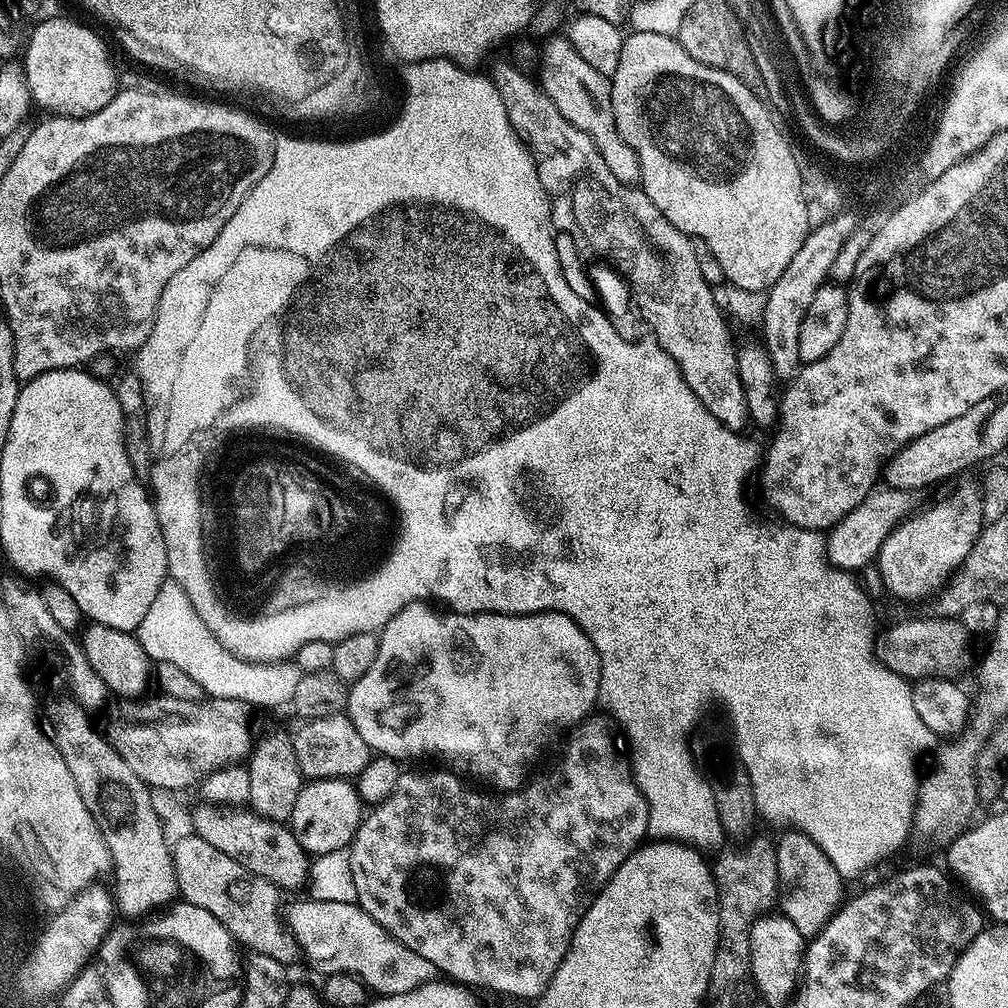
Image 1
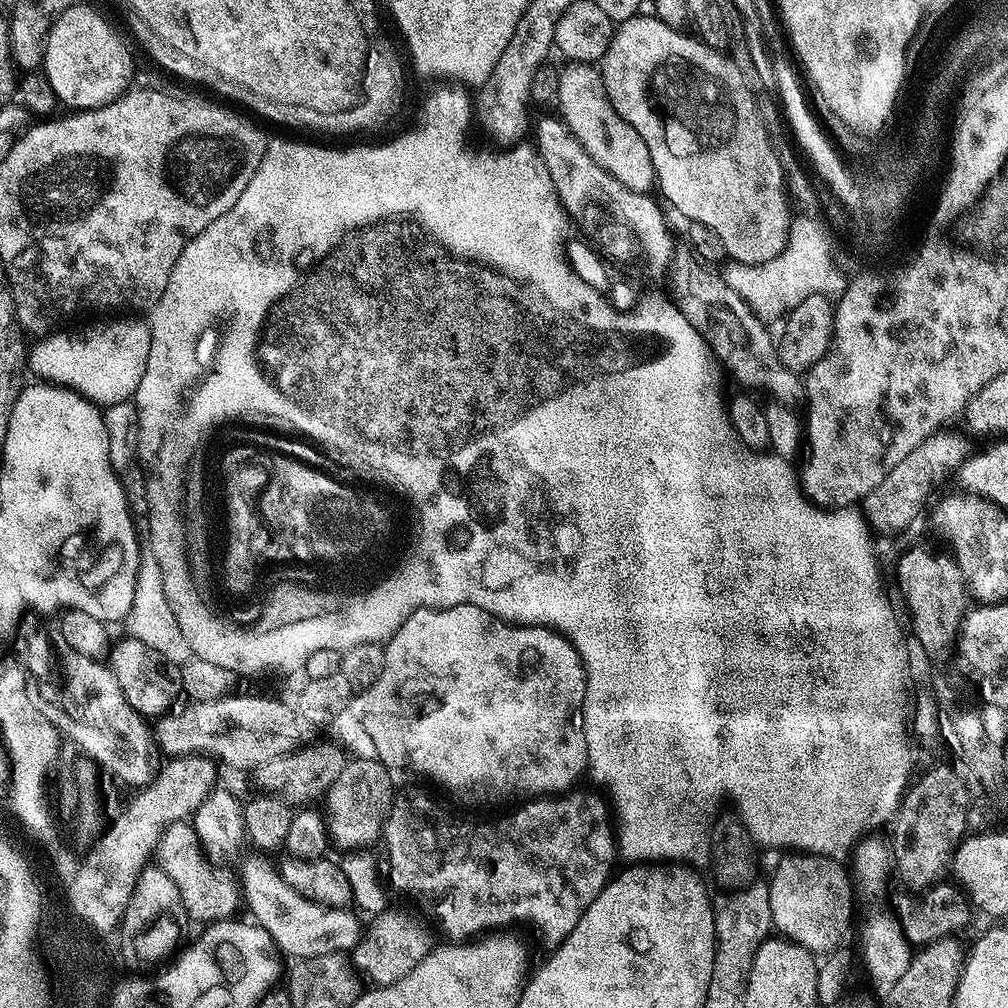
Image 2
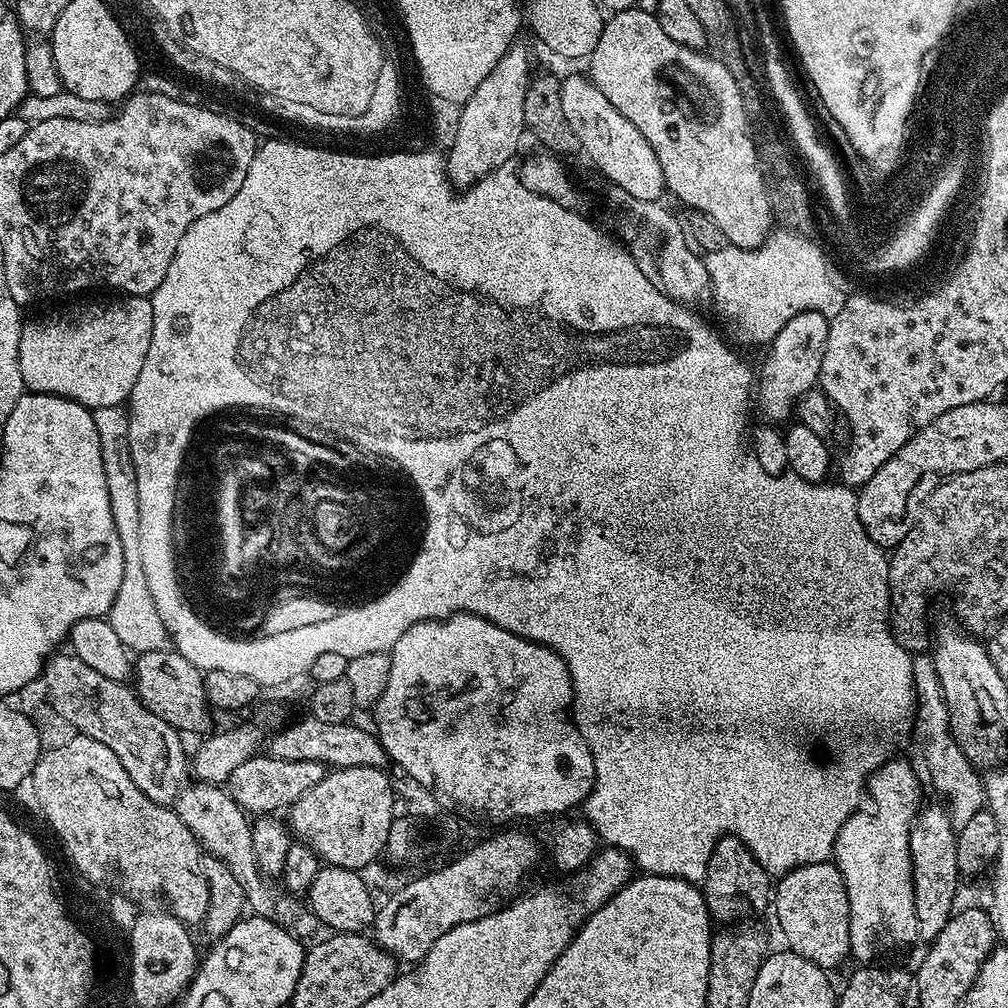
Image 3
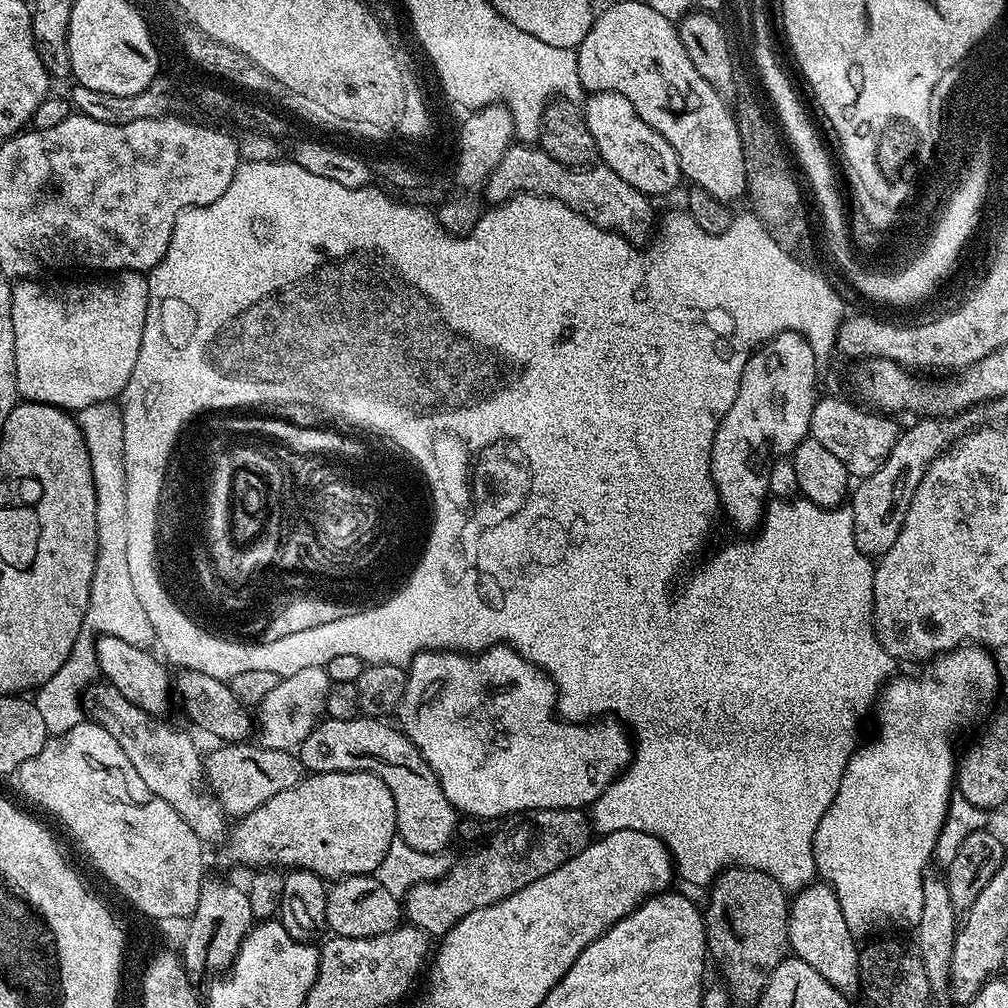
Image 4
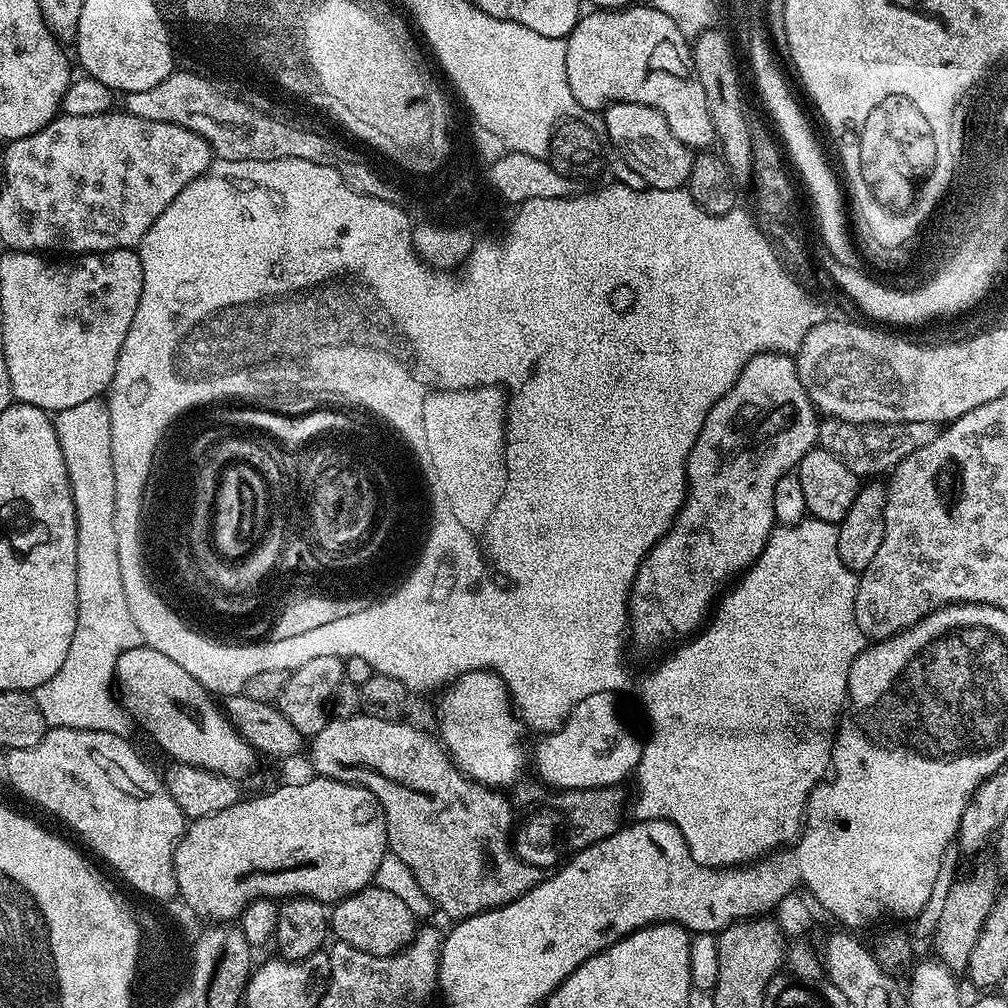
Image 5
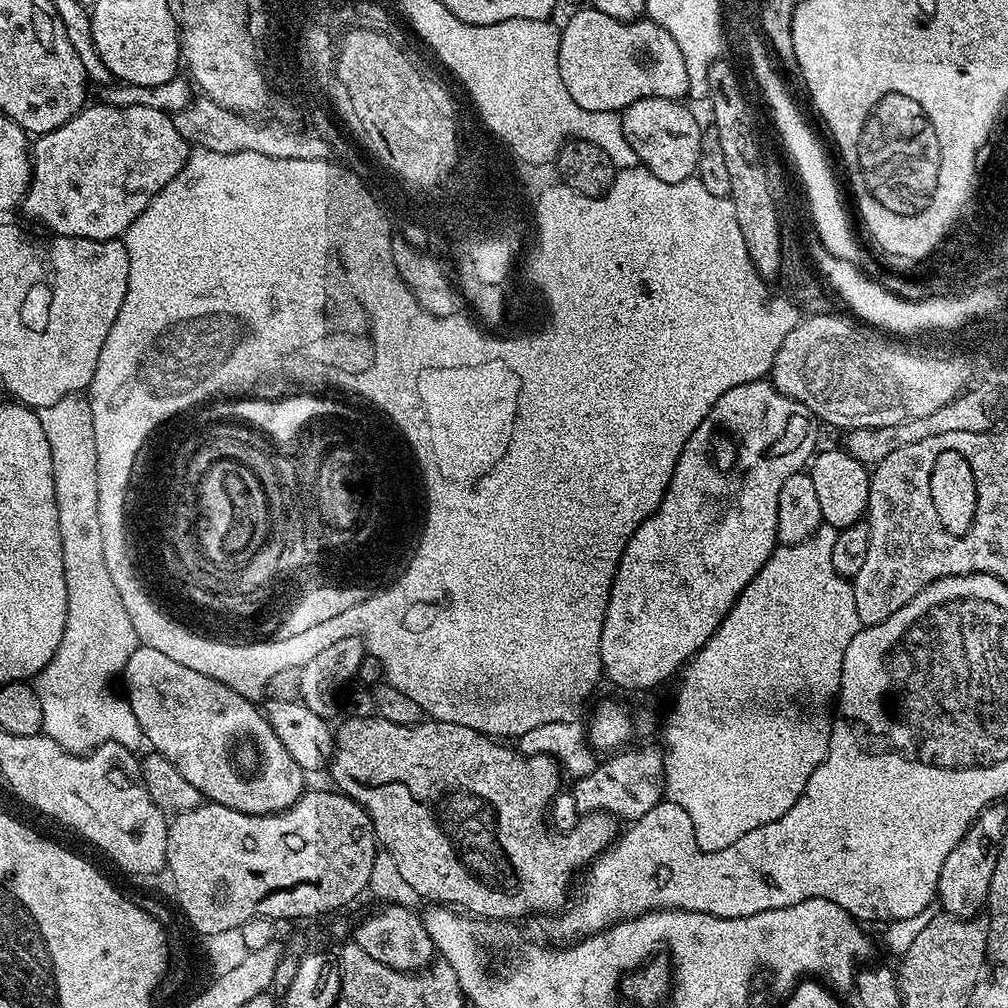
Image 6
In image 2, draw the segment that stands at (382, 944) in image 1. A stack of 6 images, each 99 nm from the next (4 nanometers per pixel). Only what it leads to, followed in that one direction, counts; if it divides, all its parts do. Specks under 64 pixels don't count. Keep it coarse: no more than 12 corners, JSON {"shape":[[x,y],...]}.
{"shape":[[248,860],[242,898],[285,957],[351,953],[362,937],[347,907],[298,894]]}

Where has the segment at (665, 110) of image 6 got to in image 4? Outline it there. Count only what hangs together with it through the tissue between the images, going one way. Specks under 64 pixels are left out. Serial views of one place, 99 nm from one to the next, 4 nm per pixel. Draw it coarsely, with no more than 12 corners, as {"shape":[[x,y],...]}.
{"shape":[[622,98],[582,104],[596,155],[649,197],[681,183],[678,154]]}

